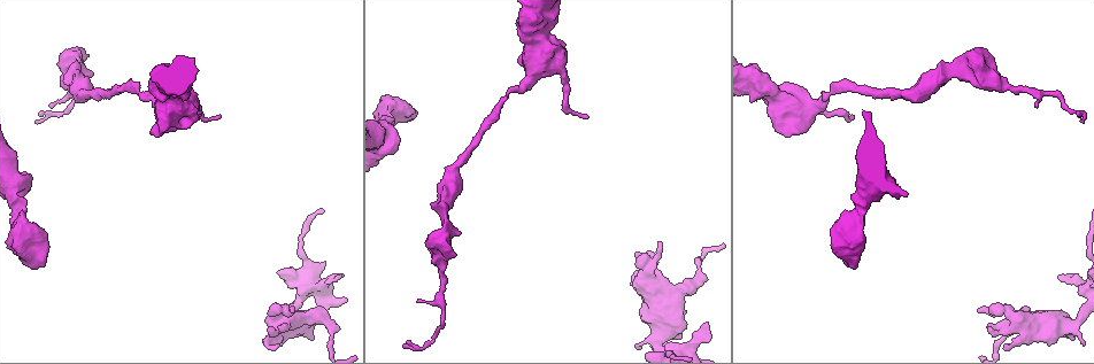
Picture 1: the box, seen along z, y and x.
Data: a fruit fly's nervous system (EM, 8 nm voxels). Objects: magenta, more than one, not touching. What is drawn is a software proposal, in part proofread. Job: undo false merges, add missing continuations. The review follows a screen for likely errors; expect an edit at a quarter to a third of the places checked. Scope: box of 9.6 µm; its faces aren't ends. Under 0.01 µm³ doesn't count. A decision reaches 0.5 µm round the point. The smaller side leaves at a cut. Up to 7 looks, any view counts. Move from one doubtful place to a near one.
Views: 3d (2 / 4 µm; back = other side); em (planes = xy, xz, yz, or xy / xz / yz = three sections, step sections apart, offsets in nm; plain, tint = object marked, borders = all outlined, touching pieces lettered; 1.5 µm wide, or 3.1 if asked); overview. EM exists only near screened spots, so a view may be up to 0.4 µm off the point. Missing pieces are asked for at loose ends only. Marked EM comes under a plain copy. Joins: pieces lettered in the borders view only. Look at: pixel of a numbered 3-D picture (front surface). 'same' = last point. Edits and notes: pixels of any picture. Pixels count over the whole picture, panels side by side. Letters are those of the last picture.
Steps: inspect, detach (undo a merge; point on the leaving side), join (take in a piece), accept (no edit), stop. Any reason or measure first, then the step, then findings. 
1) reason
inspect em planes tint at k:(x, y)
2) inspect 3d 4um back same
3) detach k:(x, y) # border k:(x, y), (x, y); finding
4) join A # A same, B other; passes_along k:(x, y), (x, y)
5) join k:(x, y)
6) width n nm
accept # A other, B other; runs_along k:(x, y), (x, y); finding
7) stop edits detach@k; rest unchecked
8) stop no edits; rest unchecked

free end
inspect em xy step 8 borders at 1:(49, 105)

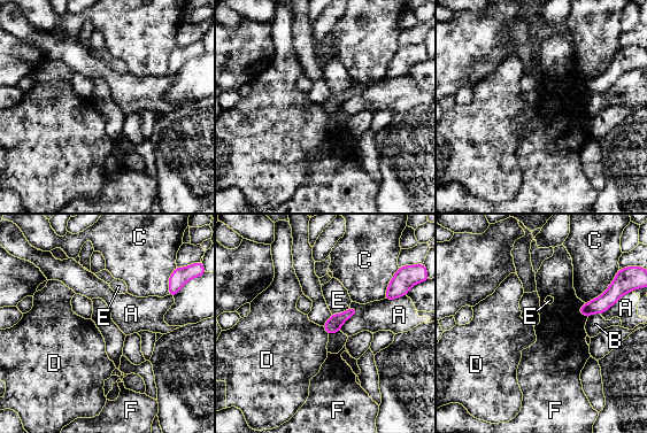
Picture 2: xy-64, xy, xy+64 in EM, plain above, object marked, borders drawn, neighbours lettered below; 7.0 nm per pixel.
another direction
inspect em planes borders same

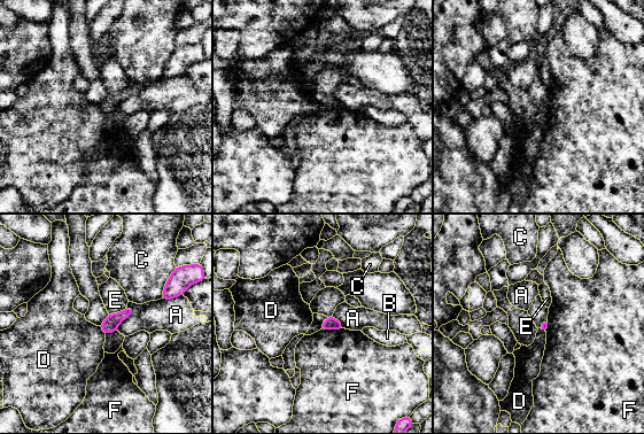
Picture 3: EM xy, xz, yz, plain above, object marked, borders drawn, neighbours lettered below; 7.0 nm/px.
accept # A other, B other, C other, D other, E other, F other; border 3:(99, 326), (105, 334); none of them fits

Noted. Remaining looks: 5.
inspect 3d 2um at 1:(326, 282)

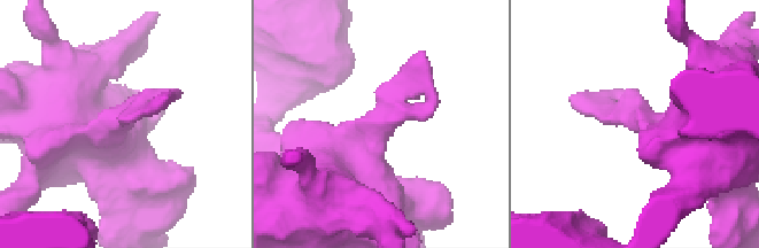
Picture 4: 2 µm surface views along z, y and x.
shape alone is not enough
inspect em planes borders at 4:(121, 118)

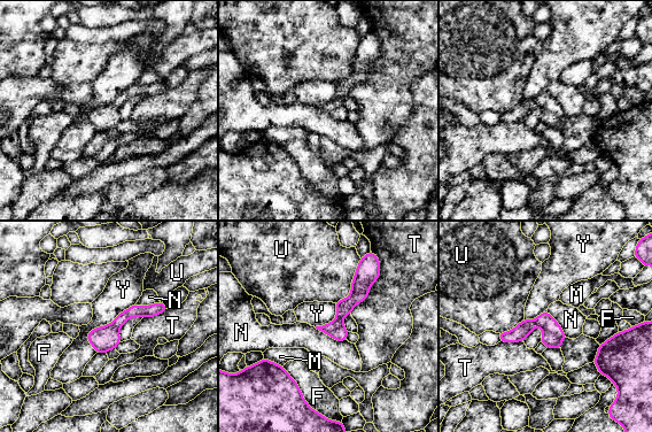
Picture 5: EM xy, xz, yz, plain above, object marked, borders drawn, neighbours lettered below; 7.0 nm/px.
accept # F other, M other, N other, T other, U other, Y other; continuous, no second cell

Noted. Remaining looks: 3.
inspect 3d 4um at 1:(1013, 314)

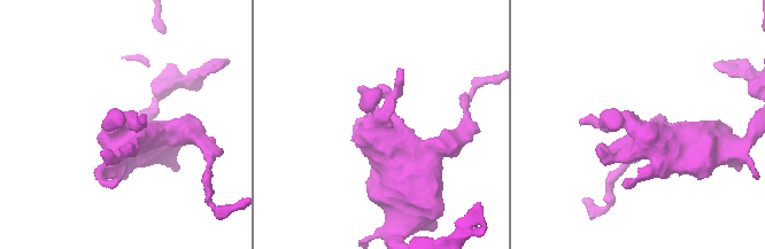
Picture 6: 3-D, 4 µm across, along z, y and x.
inspect em yz step 8 borders at 6:(637, 129)

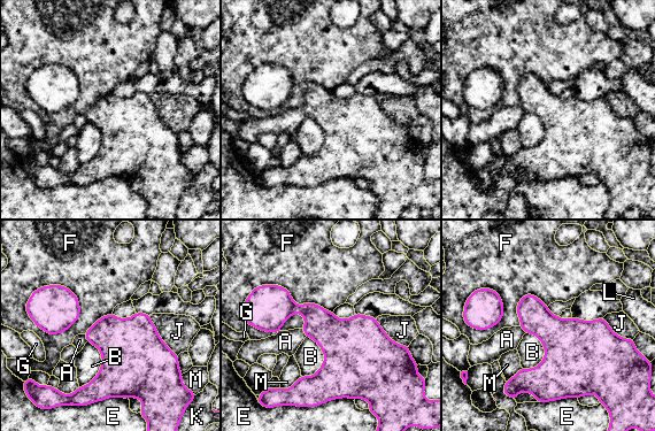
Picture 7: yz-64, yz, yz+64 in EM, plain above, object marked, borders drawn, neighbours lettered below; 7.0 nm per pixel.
accept # A other, B other, E other, F other, G other, J other, K other, L other, M other; border 7:(87, 340), (101, 367), (79, 387); continuous, no second cell

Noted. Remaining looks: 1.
stop no edits; rest unchecked

